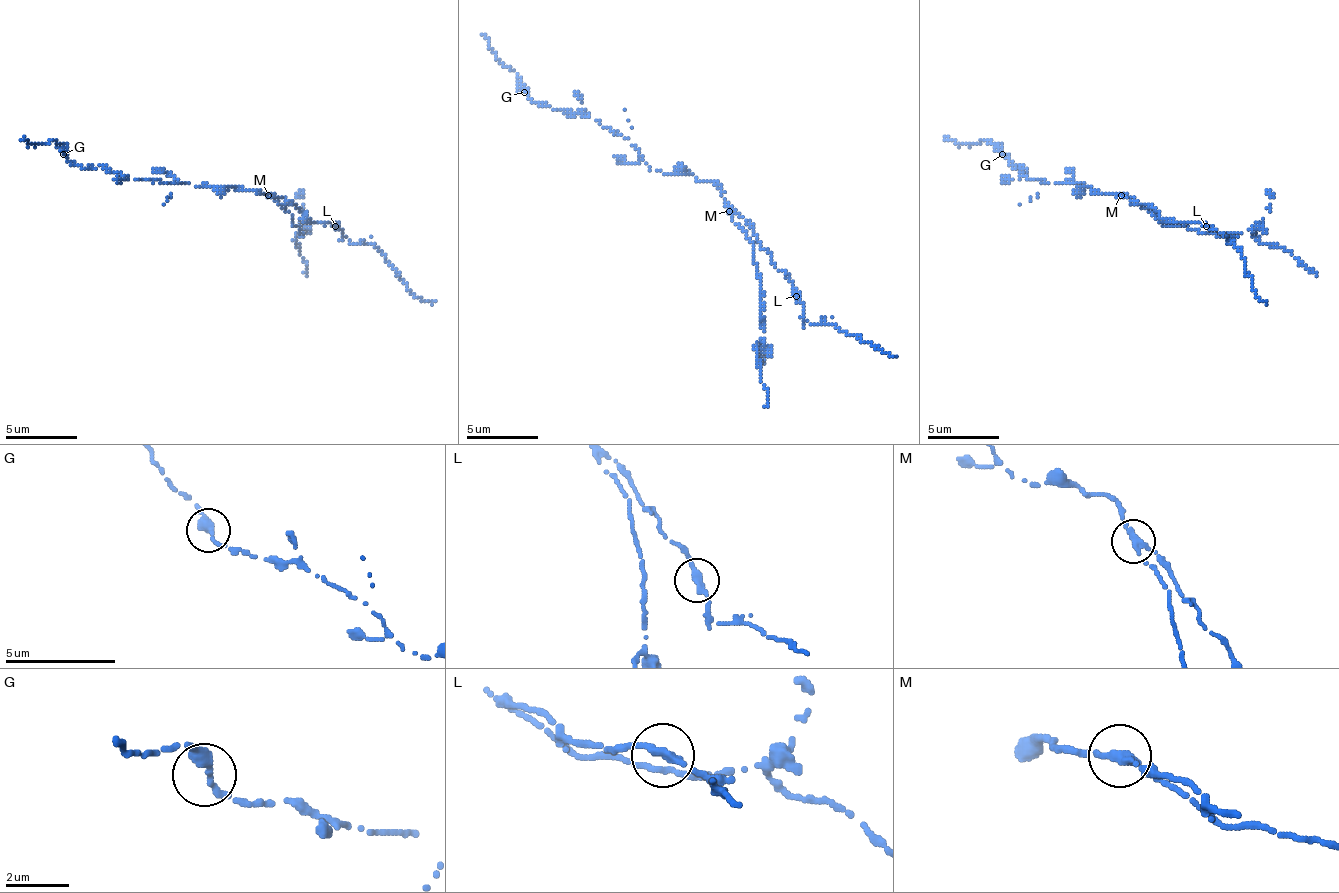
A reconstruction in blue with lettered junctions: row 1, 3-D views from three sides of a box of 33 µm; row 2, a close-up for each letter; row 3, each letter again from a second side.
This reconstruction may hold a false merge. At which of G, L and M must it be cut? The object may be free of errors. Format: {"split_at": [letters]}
{"split_at": ["M"]}

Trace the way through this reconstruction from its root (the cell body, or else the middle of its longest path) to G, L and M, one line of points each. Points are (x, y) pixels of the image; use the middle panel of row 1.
G: (710, 181), (700, 181), (693, 174), (650, 170), (628, 138), (614, 135), (585, 113), (542, 106), (524, 92)
L: (710, 181), (746, 221), (757, 242), (771, 256), (771, 263), (786, 274), (796, 296)
M: (710, 181), (721, 192), (728, 210)

